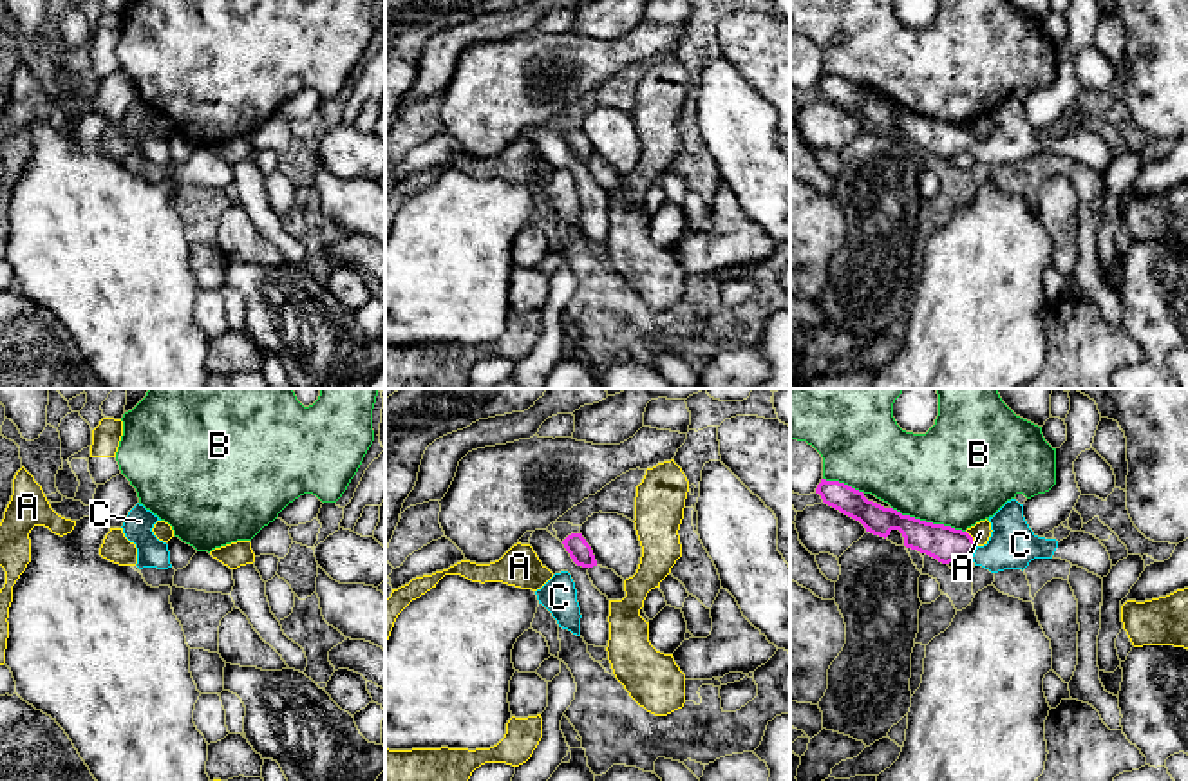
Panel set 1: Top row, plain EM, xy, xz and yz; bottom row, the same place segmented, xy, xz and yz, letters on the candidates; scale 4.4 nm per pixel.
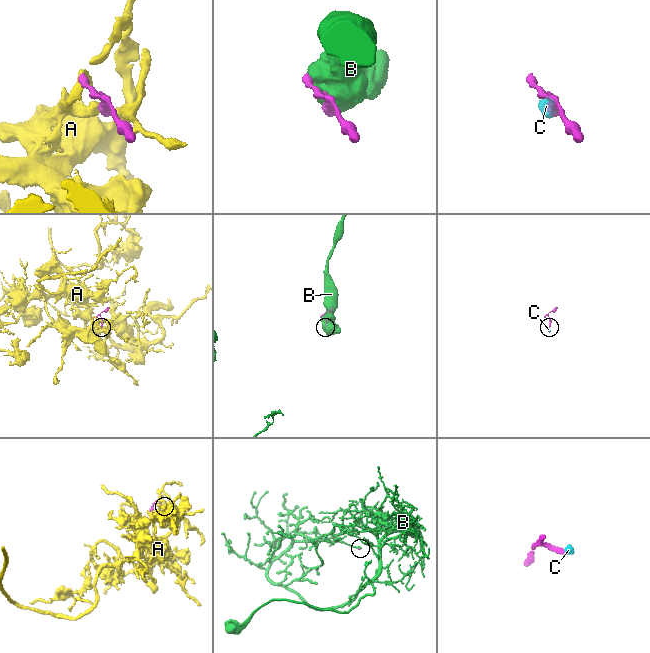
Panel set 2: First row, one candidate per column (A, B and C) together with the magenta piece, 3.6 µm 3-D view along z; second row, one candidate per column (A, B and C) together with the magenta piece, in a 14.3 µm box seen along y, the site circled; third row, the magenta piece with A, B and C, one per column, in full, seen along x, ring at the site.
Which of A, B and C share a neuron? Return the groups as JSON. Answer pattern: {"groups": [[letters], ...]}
{"groups": [["A"], ["B"], ["C"]]}

